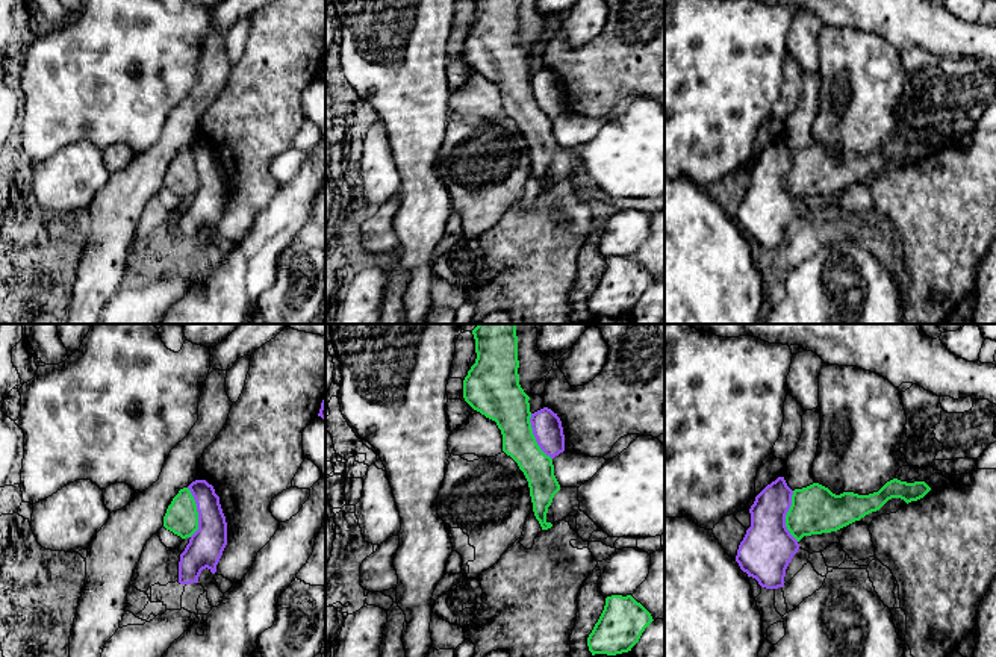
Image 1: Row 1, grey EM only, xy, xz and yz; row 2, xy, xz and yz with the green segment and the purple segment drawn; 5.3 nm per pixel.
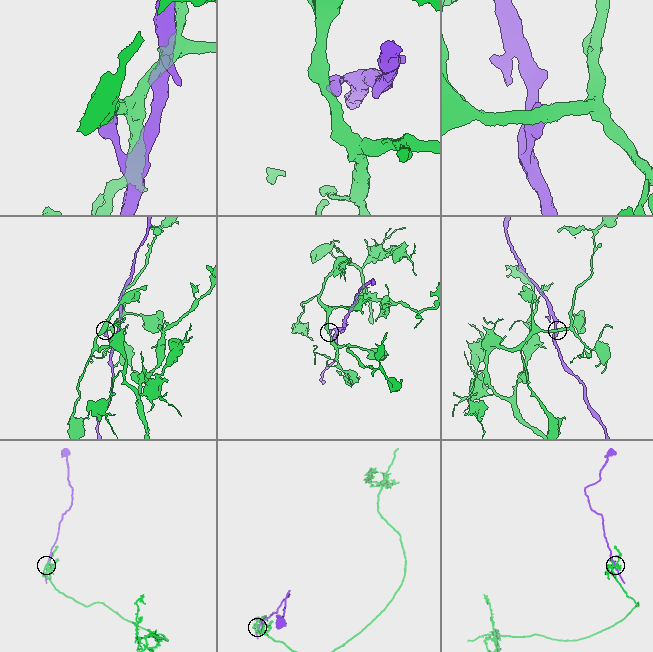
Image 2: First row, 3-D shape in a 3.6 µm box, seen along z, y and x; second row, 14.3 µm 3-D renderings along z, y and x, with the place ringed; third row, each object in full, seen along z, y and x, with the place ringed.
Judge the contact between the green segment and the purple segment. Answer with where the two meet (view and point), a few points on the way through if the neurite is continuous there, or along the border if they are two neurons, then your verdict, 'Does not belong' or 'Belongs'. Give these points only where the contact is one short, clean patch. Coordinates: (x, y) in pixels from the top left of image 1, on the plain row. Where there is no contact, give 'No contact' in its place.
Touches green at yz (786, 177). Boundary: yz (792, 152), (786, 189), (798, 202). Does not belong

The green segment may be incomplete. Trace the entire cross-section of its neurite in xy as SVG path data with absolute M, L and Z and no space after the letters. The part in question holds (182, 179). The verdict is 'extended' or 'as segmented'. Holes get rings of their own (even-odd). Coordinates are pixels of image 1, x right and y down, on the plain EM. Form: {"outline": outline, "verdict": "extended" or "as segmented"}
{"outline": "M188 148L179 151L163 177L163 188L182 200L191 198L198 191L195 160Z", "verdict": "as segmented"}

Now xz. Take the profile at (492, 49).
{"outline": "M475 0L475 24L463 41L463 59L477 73L496 83L503 95L503 112L510 117L524 133L533 173L542 191L552 188L546 182L548 168L560 145L554 136L552 120L546 117L536 103L531 89L530 58L519 45L518 0Z", "verdict": "as segmented"}

